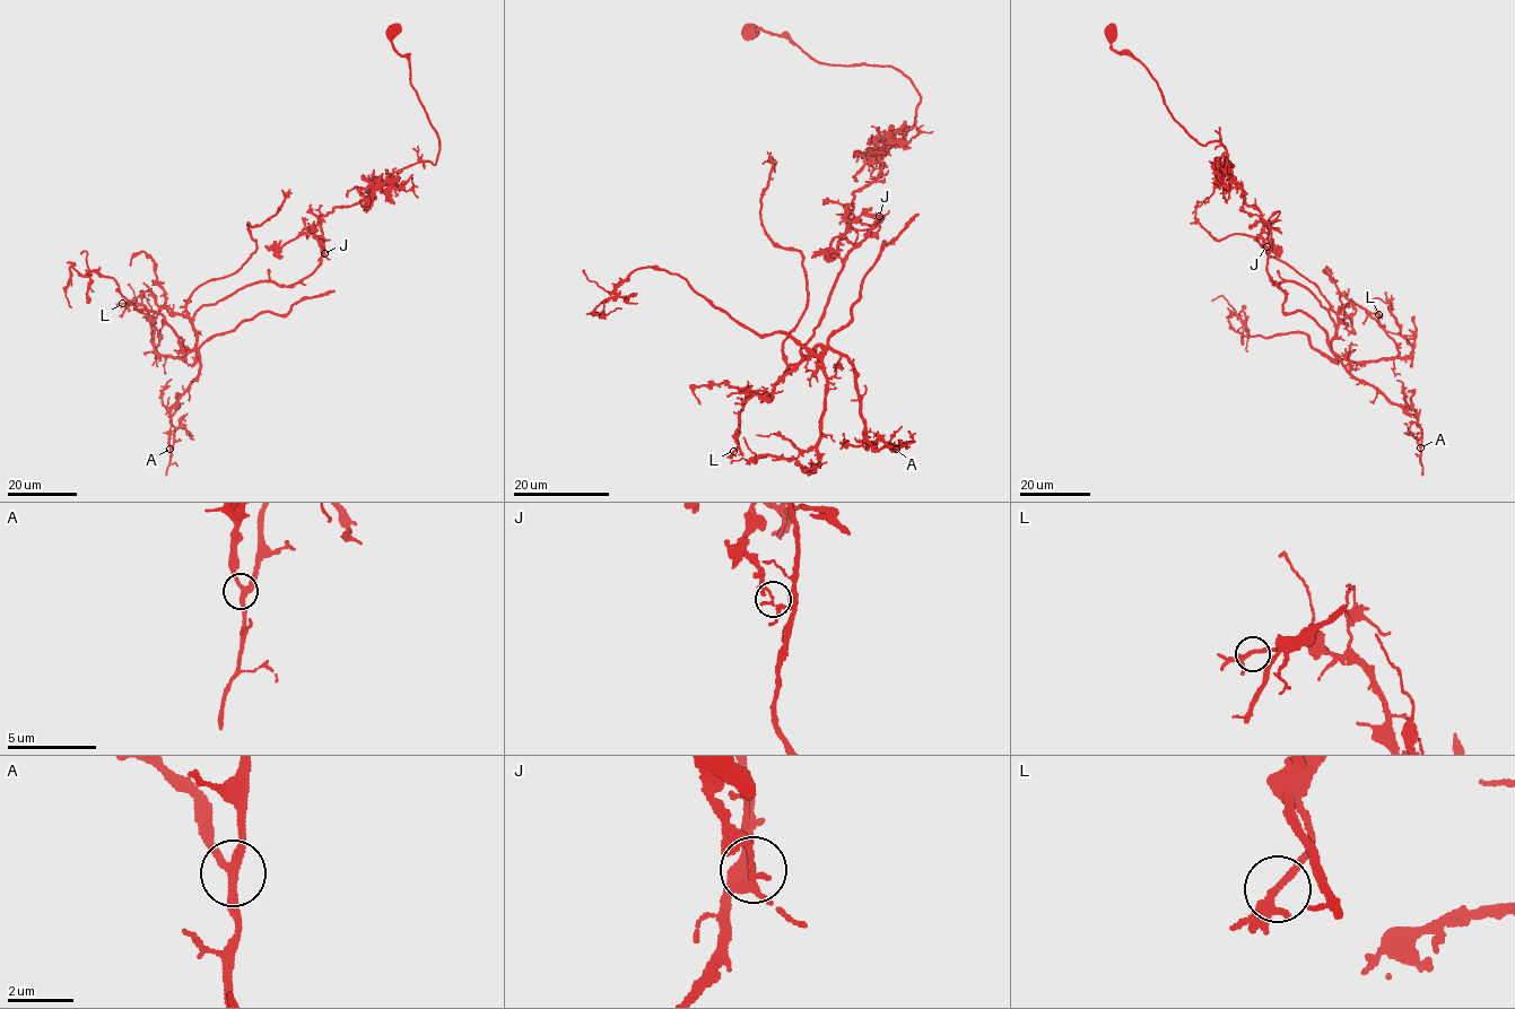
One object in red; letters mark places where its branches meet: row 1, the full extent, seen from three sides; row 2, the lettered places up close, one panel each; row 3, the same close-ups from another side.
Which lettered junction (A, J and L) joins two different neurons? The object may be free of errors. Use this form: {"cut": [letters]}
{"cut": ["J"]}

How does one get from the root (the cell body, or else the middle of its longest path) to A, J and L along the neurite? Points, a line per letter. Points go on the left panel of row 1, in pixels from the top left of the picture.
A: (394, 28), (436, 163), (320, 216), (310, 276), (197, 311), (200, 365), (170, 414), (170, 449)
J: (394, 28), (391, 44), (407, 57), (438, 139), (436, 163), (410, 164), (358, 202), (320, 216), (324, 253)
L: (394, 28), (435, 164), (320, 216), (321, 263), (293, 285), (250, 284), (190, 319), (148, 290), (122, 303)

